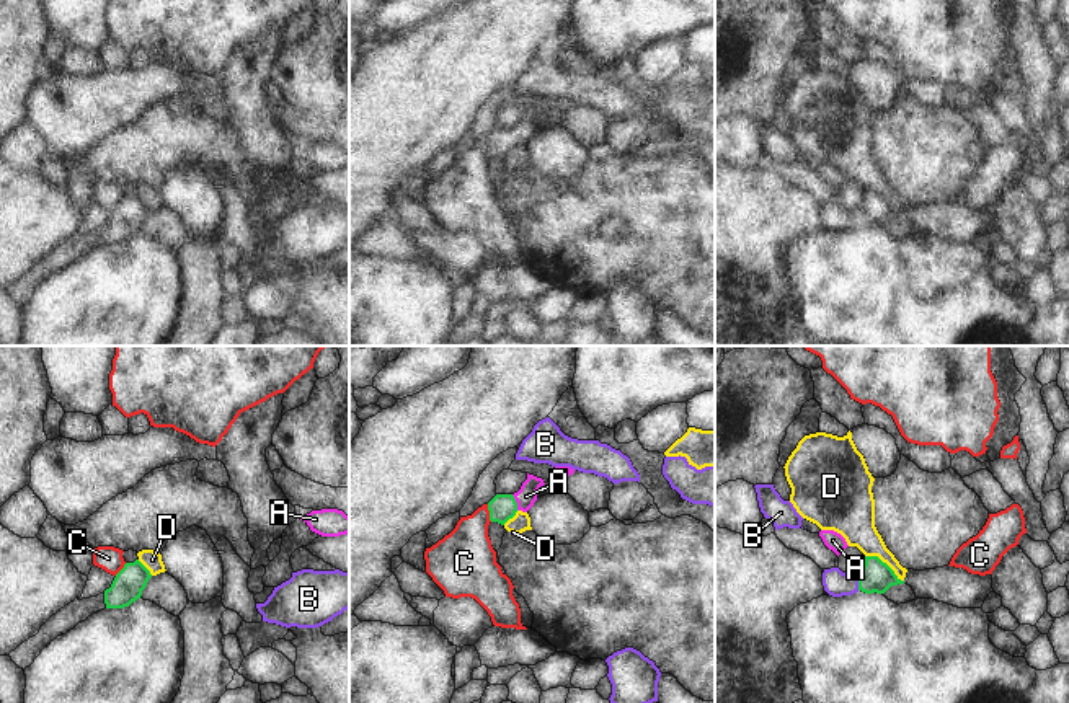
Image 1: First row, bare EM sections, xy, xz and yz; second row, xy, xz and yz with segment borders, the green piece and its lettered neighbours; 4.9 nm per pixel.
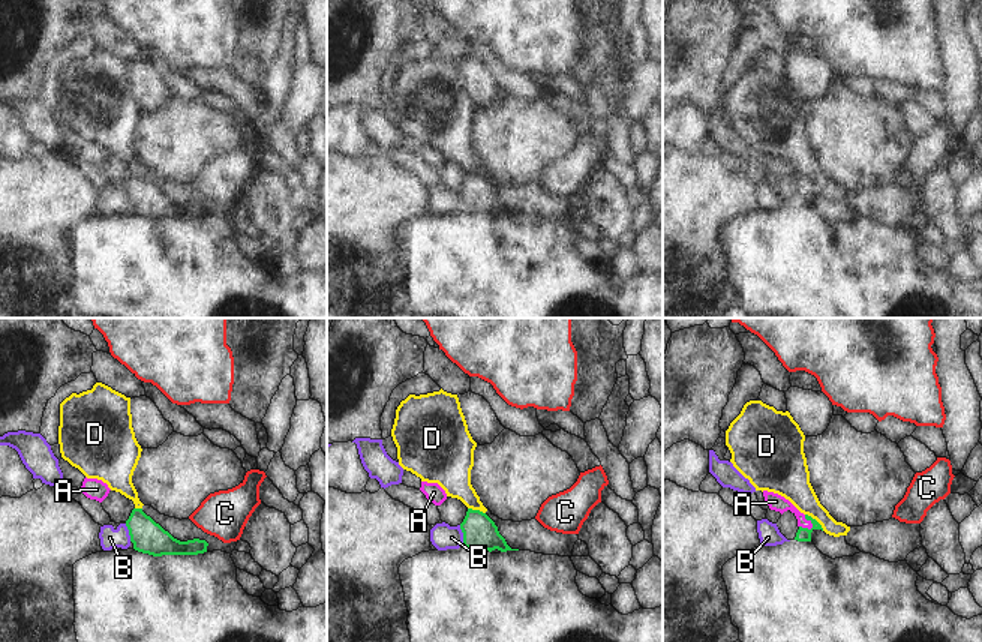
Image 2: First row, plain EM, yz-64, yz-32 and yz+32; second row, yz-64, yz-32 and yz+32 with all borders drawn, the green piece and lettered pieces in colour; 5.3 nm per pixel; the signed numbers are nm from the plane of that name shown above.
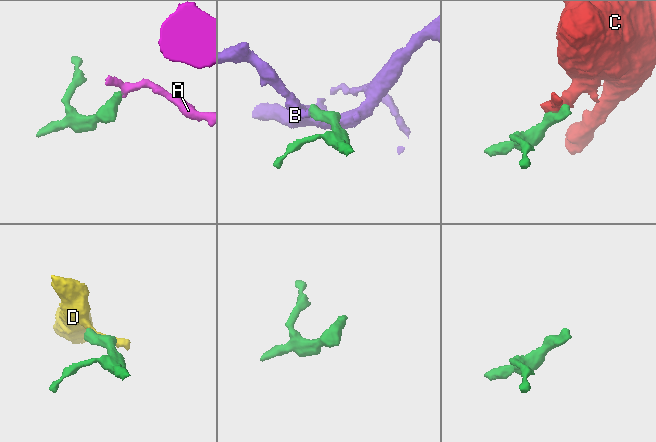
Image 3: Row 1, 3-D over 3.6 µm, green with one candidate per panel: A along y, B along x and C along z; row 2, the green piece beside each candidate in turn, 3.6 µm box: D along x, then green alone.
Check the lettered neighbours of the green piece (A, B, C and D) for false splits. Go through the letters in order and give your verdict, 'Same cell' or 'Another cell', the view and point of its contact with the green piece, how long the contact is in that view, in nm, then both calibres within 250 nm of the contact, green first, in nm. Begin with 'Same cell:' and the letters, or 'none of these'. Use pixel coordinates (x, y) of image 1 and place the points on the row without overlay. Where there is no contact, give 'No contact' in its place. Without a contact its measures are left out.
Same cell: A
A: Same cell. Touches green at xz (516, 137). Shared border 90 nm. Thickness 130 nm (green) against 100 nm
B: Another cell. Touches green at yz (859, 219). Shared border 60 nm. Thickness 160 nm (green) against 130 nm
C: Another cell. Touches green at xz (490, 147). Shared border 90 nm. Thickness 130 nm (green) against 280 nm
D: Another cell. Touches green at yz (885, 198). Shared border 240 nm. Thickness 160 nm (green) against 190 nm.

